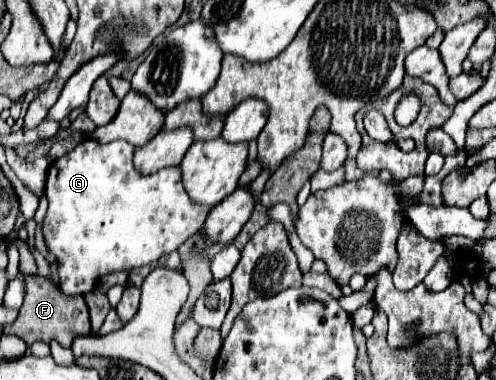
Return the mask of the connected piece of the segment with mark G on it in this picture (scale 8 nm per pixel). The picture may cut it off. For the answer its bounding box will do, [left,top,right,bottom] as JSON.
[43,139,209,297]

